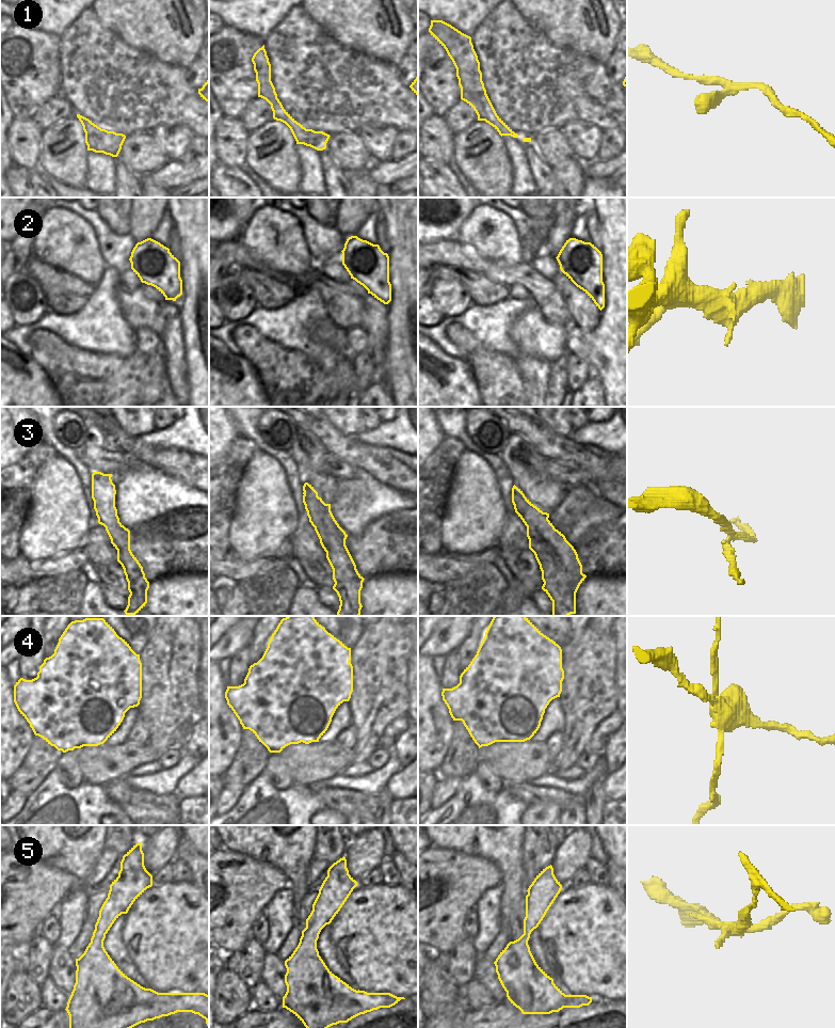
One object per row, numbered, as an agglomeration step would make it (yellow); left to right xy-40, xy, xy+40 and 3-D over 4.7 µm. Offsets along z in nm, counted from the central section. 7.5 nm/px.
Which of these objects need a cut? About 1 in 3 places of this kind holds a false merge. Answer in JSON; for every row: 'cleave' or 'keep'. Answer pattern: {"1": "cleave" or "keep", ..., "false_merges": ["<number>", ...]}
{"1": "keep", "2": "keep", "3": "cleave", "4": "cleave", "5": "keep", "false_merges": ["3", "4"]}

